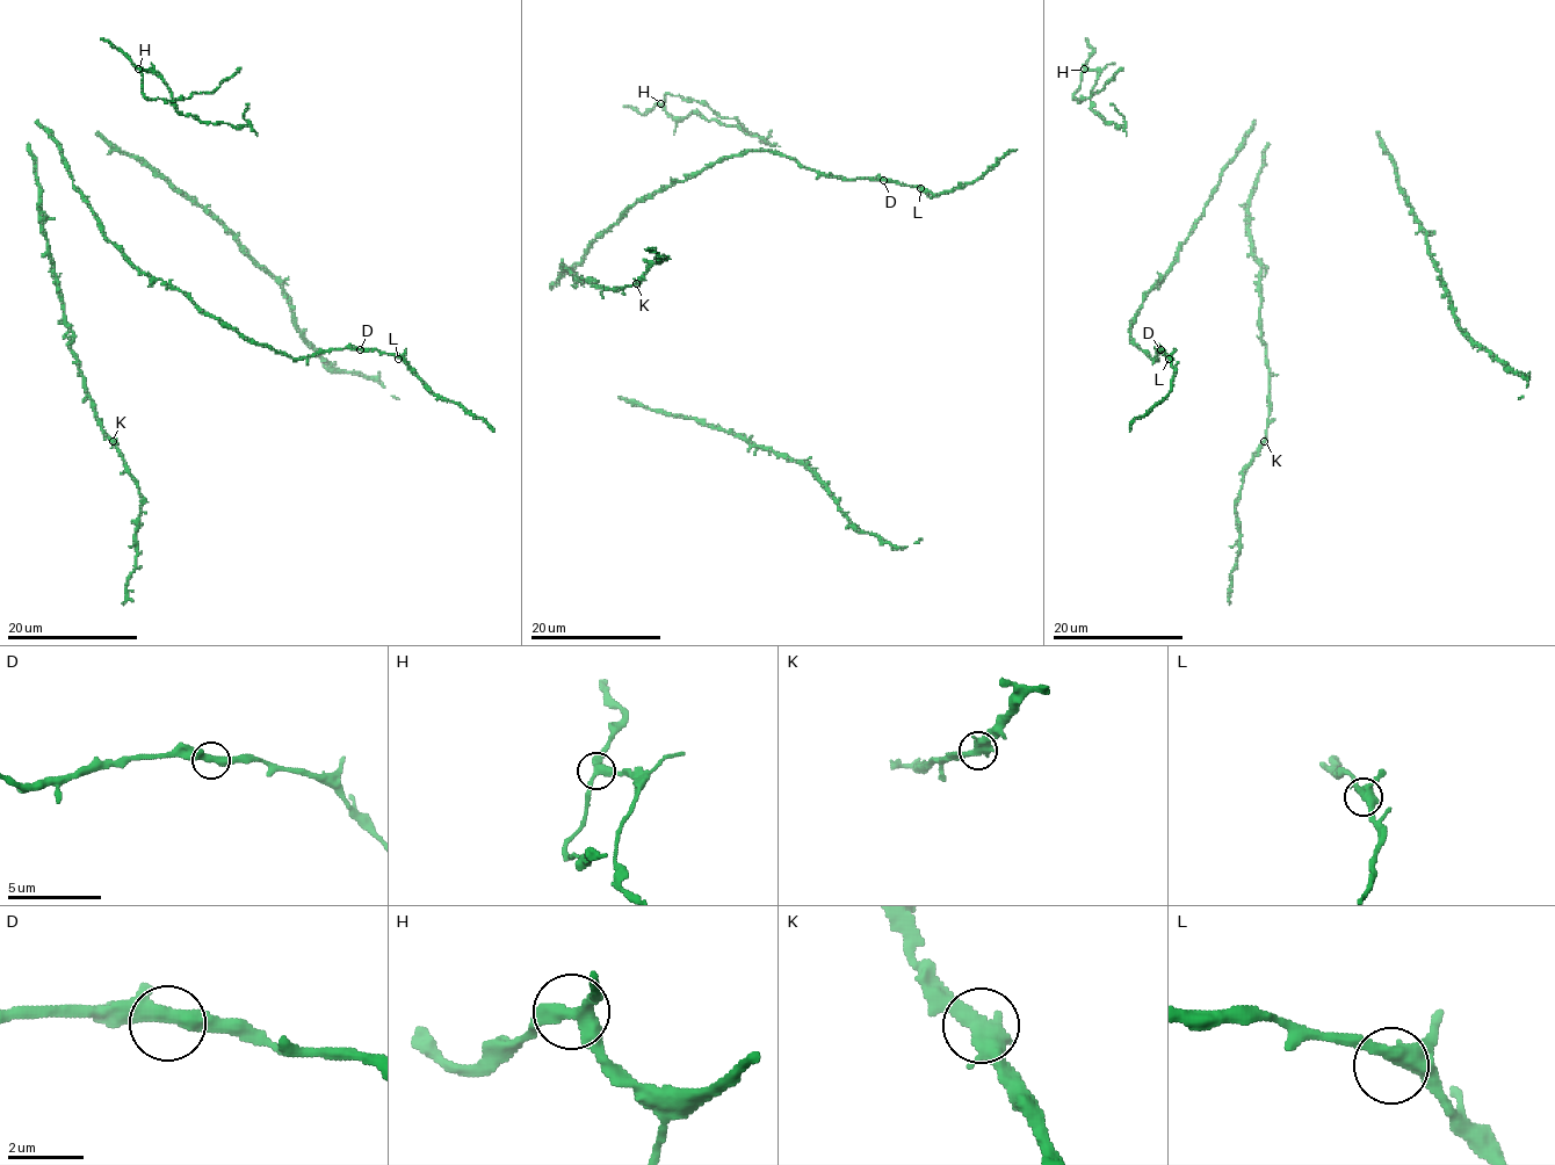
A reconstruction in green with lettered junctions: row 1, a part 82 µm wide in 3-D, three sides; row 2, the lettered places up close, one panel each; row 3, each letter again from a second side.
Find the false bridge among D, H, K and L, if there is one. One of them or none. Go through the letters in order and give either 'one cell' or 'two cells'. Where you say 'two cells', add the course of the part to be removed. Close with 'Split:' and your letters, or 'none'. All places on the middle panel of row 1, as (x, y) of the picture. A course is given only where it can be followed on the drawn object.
D: one cell
H: one cell
K: one cell
L: one cell
Split: none

